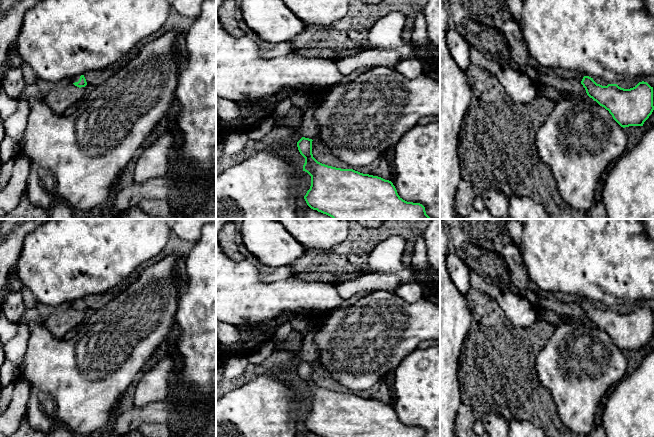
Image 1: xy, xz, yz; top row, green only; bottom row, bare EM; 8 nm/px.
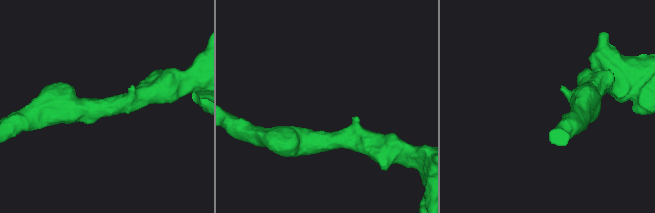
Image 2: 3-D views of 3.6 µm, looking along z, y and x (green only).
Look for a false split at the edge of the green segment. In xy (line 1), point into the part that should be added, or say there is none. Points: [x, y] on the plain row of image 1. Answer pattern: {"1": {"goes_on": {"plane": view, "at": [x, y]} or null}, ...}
{"1": {"goes_on": {"plane": "xy", "at": [76, 302]}}}

